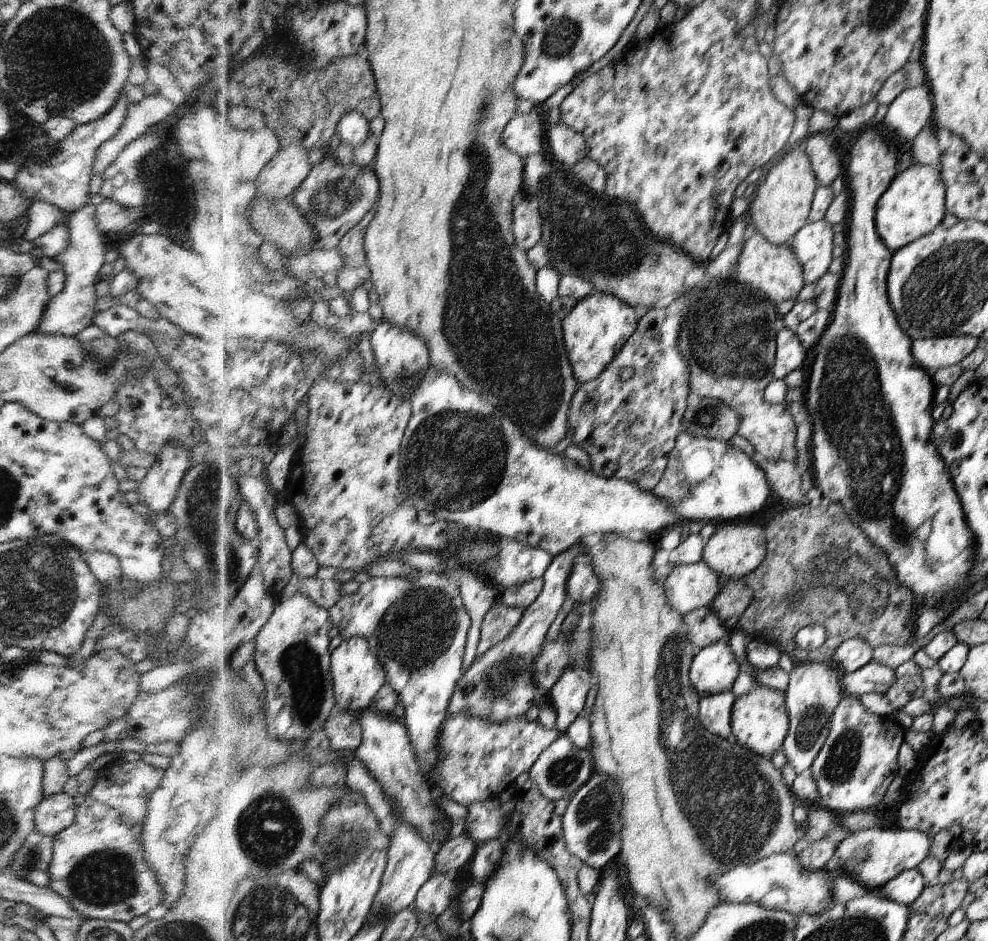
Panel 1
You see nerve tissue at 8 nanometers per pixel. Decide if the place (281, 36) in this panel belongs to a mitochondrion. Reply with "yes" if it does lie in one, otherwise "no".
no

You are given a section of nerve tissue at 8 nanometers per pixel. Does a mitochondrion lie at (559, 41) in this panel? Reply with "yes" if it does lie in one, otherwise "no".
yes

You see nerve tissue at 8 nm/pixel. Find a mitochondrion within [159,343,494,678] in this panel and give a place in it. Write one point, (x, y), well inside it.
(419, 626)

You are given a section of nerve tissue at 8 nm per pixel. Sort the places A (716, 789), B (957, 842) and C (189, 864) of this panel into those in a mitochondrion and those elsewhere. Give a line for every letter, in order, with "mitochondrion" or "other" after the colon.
A: mitochondrion
B: other
C: other

